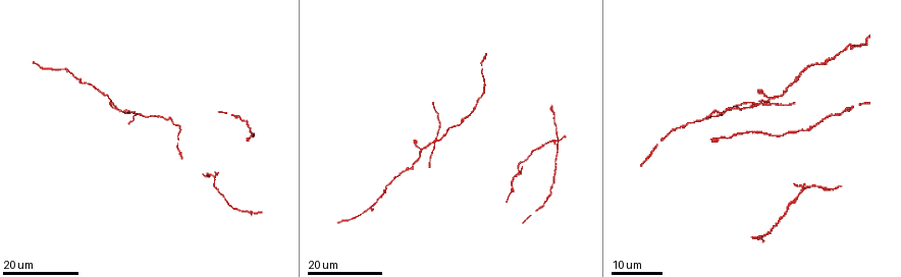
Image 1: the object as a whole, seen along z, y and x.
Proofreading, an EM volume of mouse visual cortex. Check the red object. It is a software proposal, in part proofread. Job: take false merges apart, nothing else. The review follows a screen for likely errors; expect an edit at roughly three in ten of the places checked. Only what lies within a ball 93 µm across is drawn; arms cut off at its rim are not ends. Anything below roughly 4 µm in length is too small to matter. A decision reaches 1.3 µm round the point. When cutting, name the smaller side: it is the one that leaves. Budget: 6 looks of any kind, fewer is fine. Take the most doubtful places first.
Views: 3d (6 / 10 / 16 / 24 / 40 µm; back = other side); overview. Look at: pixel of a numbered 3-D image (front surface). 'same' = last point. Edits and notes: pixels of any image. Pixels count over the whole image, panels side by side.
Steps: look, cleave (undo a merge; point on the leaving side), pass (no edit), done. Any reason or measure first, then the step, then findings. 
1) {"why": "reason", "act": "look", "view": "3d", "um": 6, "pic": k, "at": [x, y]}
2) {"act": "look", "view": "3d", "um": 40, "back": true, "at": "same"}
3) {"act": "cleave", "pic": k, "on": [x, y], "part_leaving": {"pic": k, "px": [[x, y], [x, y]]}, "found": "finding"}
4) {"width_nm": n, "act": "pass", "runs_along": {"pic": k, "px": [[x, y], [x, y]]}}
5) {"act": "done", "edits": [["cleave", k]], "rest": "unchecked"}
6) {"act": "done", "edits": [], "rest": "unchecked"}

{"why": "four or more arms meet", "act": "look", "view": "3d", "um": 16, "pic": 1, "at": [804, 189]}

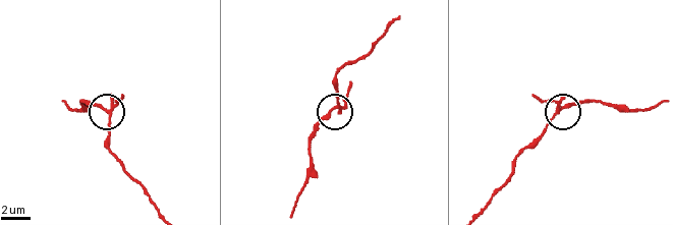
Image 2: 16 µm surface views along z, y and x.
{"act": "look", "view": "3d", "um": 6, "pic": 2, "at": [105, 110]}

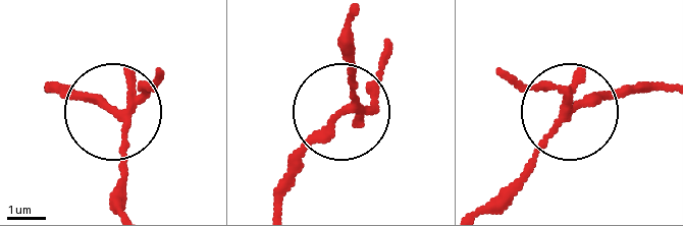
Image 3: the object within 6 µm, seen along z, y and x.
{"act": "look", "view": "3d", "um": 6, "back": true, "pic": 3, "at": [564, 117]}

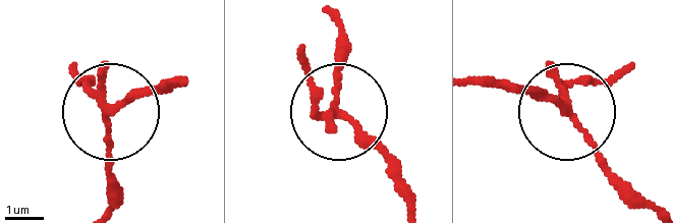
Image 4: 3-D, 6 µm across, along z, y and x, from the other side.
{"act": "cleave", "pic": 4, "on": [152, 91], "part_leaving": {"pic": 4, "px": [[568, 103], [510, 84], [471, 84]]}, "found": "two cells meet here"}

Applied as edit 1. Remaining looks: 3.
{"why": "three-way junction", "act": "look", "view": "3d", "um": 24, "pic": 1, "at": [436, 139]}

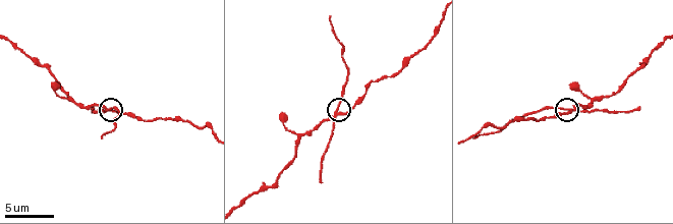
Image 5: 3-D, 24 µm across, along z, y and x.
{"act": "look", "view": "3d", "um": 10, "pic": 5, "at": [569, 109]}

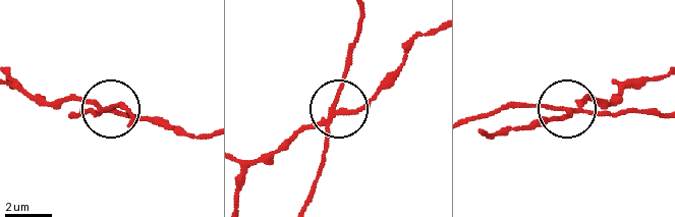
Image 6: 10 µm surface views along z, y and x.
{"act": "cleave", "pic": 6, "on": [340, 85], "part_leaving": {"pic": 6, "px": [[333, 113], [361, 15]]}, "found": "two cells meet here"}

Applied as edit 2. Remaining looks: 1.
{"act": "done", "edits": [["cleave", 4], ["cleave", 6]], "rest": "unchecked"}

